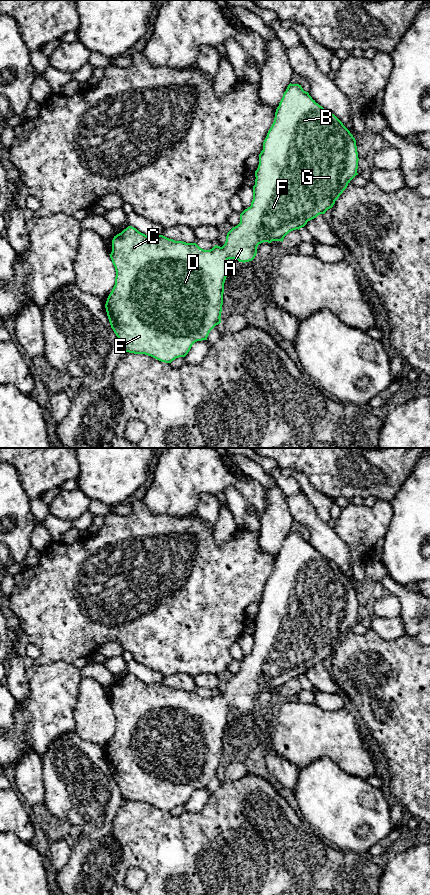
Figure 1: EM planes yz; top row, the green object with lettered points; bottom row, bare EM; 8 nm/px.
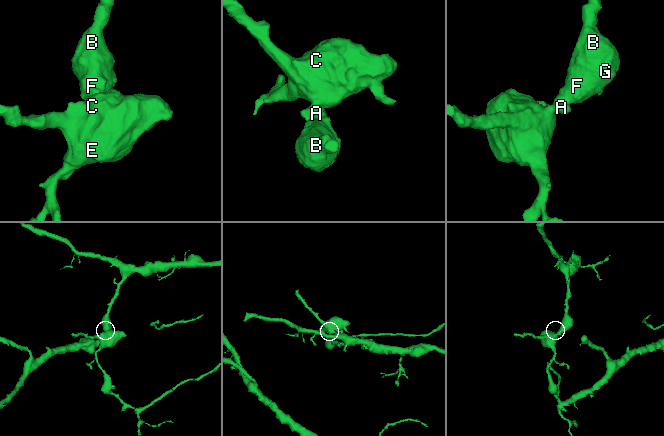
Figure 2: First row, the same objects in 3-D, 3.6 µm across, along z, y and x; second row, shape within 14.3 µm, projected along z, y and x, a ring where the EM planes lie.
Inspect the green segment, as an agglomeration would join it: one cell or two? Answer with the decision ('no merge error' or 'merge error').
no merge error

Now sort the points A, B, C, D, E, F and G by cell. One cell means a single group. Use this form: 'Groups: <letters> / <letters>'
Groups: A B C D E F G

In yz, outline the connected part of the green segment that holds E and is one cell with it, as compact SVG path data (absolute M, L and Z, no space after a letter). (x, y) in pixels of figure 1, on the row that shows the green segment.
M290 83L276 109L274 122L259 154L251 206L240 214L240 223L227 233L222 247L215 245L210 250L204 250L196 243L175 241L163 235L147 236L132 226L114 236L109 255L116 277L105 308L122 350L171 363L176 358L185 357L195 342L207 340L210 331L221 323L228 260L252 261L259 244L283 242L289 232L299 230L308 221L325 214L358 175L358 161L356 140L350 131L334 114L316 103L301 85Z

